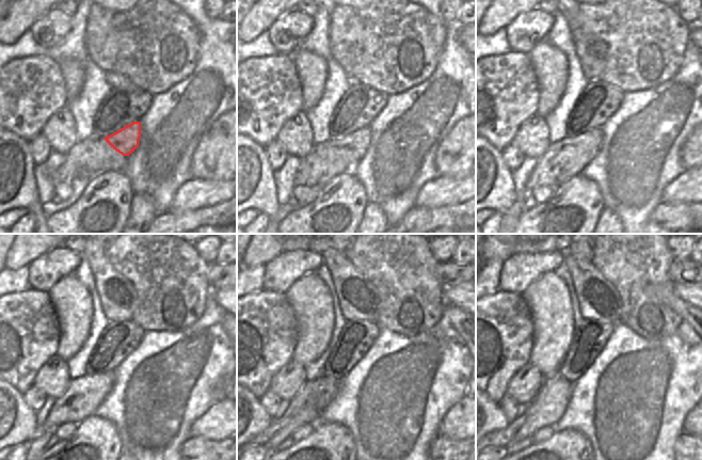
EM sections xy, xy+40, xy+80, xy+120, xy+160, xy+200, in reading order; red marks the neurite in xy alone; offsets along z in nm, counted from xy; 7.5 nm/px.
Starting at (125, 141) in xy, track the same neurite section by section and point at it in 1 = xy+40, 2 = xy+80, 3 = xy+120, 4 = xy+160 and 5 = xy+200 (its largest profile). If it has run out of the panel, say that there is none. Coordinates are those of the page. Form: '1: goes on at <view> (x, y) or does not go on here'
1: goes on at xy+40 (325, 160)
2: goes on at xy+80 (565, 158)
3: goes on at xy+120 (82, 396)
4: goes on at xy+160 (318, 393)
5: goes on at xy+200 (504, 437)

